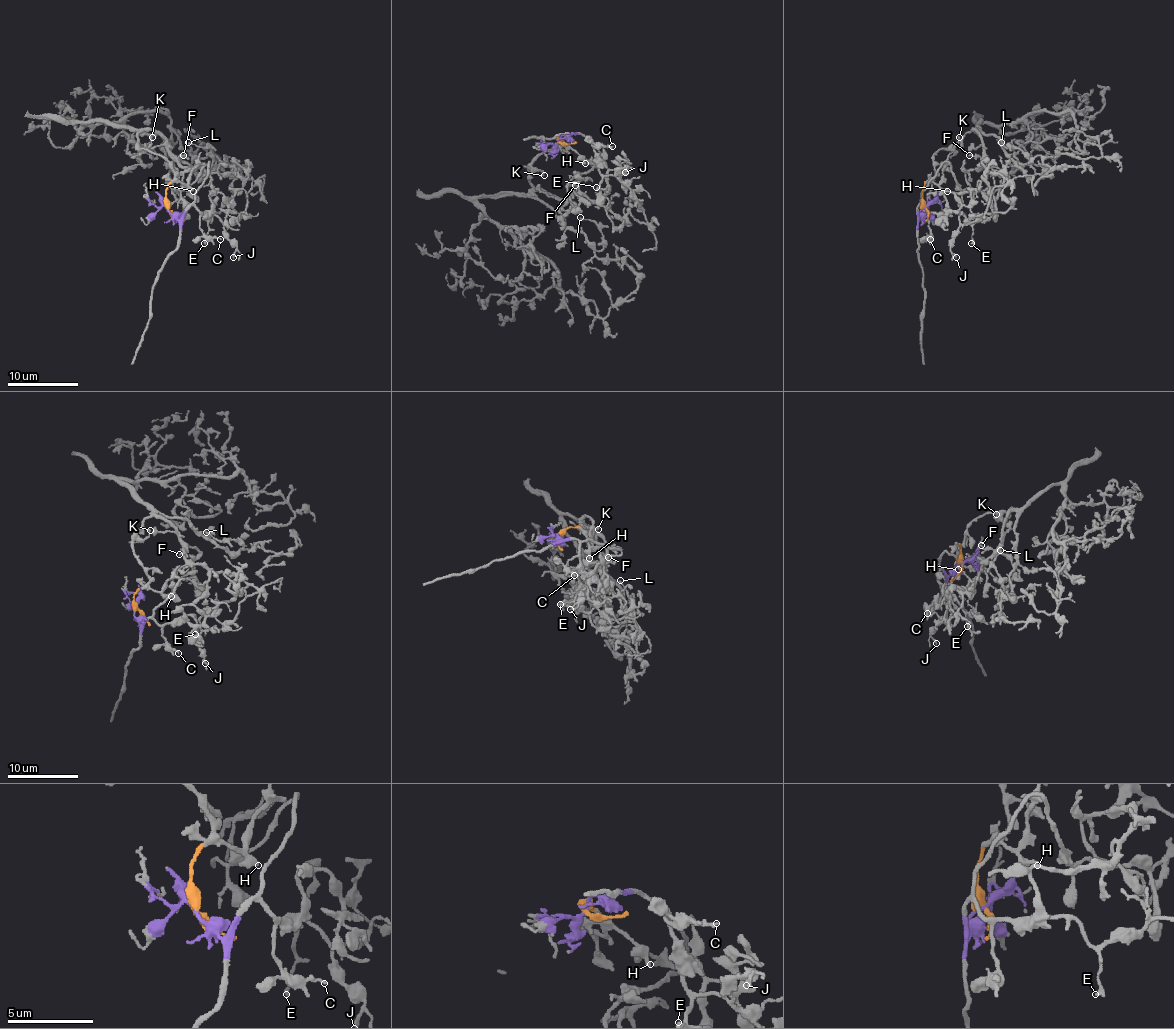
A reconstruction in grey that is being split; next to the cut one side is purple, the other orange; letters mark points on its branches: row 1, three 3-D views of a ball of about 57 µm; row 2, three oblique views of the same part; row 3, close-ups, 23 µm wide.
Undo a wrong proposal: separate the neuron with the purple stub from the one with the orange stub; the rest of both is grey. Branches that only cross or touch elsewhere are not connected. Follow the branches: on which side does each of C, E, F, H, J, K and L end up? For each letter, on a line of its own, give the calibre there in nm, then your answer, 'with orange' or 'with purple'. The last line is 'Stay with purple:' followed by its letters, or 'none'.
C: calibre 200 nm; with purple
E: calibre 200 nm; with purple
F: calibre 110 nm; with orange
H: calibre 300 nm; with orange
J: calibre 160 nm; with purple
K: calibre 170 nm; with orange
L: calibre 150 nm; with orange
Stay with purple: C, E, J

